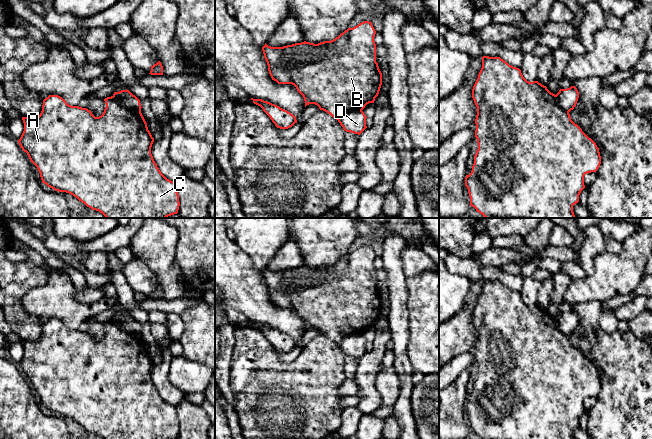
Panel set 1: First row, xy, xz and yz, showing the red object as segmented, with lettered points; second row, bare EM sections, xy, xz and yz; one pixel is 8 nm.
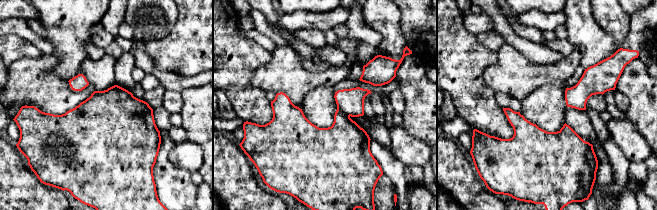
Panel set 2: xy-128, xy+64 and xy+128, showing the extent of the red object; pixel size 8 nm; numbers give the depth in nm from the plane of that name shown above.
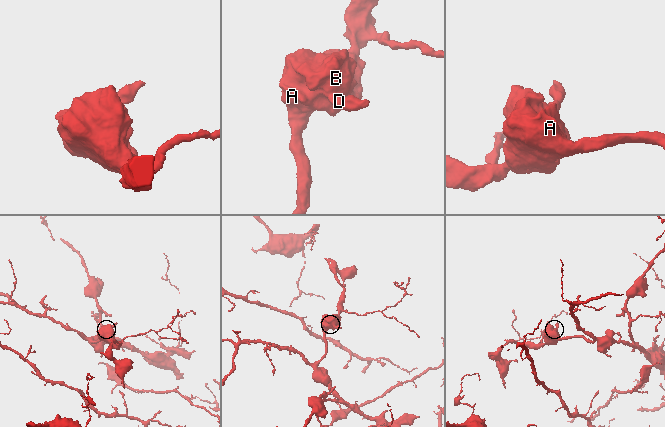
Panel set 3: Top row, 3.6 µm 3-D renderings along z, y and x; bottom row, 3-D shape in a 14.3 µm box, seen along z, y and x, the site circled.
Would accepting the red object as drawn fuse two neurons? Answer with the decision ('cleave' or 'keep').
cleave

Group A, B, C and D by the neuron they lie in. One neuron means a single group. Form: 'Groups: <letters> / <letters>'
Groups: A B C / D

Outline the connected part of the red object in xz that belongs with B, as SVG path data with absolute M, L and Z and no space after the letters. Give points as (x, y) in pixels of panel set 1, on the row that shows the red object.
M364 21L353 28L348 28L331 41L318 44L310 42L295 43L283 47L271 47L266 43L262 47L264 58L272 80L278 84L292 84L303 96L305 107L315 104L320 110L330 114L336 120L354 110L363 110L369 103L374 103L382 85L382 73L376 62L376 31L369 21Z

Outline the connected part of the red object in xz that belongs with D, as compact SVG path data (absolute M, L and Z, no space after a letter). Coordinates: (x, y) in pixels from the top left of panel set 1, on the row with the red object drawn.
M362 110L346 113L338 121L346 132L360 135L366 128L366 116Z

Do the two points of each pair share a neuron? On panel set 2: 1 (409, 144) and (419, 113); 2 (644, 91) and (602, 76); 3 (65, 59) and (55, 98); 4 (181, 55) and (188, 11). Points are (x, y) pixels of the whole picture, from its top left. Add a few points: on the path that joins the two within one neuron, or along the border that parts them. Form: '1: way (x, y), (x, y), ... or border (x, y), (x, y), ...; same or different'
1: border (402, 125), (409, 133), (426, 144); different
2: border (631, 61), (625, 66), (614, 89); different
3: border (54, 54), (56, 64), (48, 72), (67, 81); different
4: way (188, 44), (188, 22); same

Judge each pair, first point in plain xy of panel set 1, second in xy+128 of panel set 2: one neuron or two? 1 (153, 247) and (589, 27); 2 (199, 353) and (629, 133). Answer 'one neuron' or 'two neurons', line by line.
1: two neurons
2: two neurons

